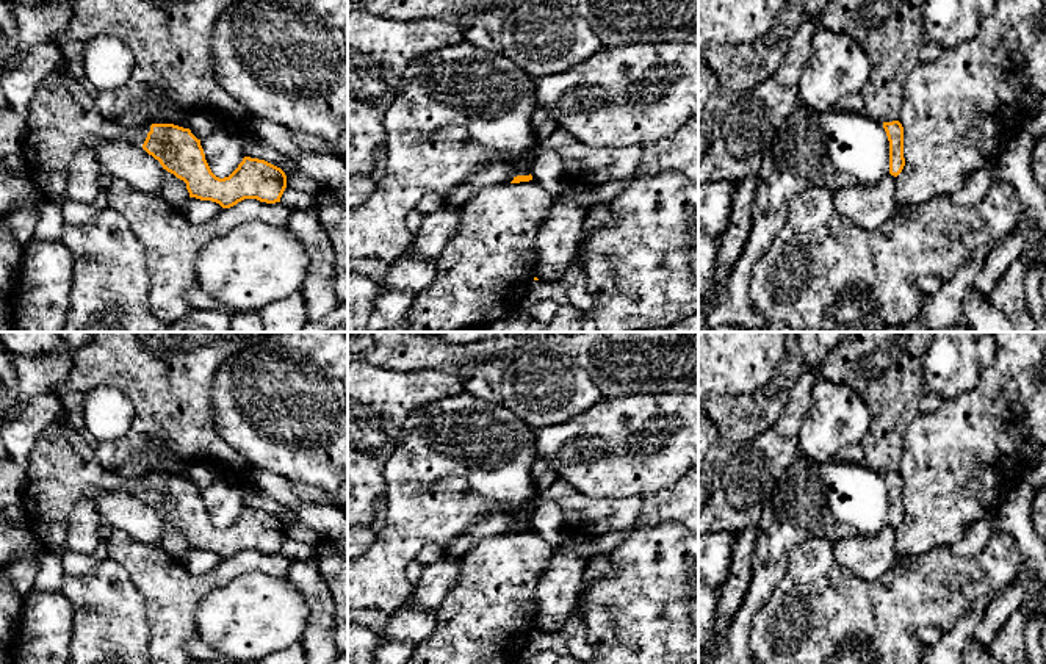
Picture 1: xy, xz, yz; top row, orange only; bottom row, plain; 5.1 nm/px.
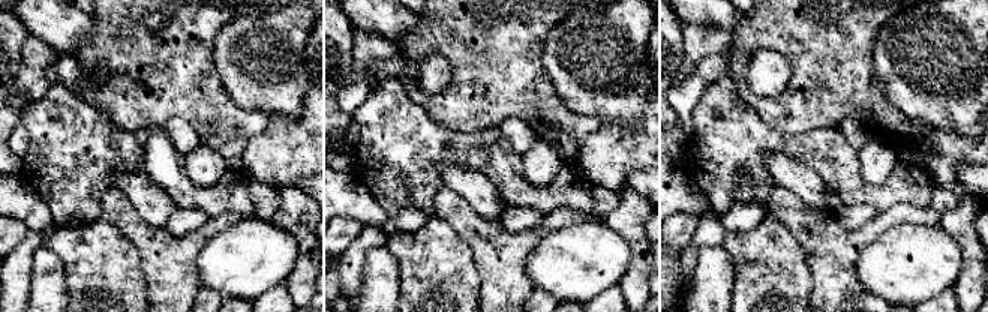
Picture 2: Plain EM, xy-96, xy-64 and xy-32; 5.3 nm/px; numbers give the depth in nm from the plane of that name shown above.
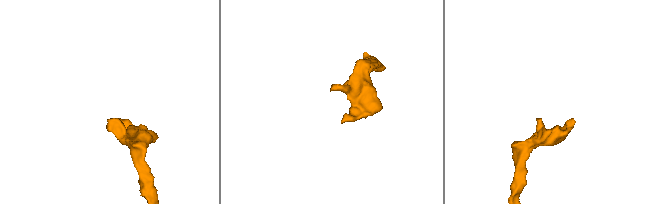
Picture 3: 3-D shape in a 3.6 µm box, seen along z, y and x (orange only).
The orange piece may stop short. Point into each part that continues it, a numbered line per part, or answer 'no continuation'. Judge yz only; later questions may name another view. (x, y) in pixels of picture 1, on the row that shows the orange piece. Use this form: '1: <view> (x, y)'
1: yz (835, 149)

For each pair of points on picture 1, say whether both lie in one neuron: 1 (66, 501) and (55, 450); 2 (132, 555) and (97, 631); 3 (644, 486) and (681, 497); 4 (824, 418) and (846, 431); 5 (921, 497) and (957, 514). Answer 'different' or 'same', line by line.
1: same
2: different
3: different
4: same
5: same

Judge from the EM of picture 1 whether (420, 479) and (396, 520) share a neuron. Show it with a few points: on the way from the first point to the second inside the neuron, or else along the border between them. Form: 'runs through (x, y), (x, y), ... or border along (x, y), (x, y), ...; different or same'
runs through (420, 489), (420, 497), (406, 511); same

